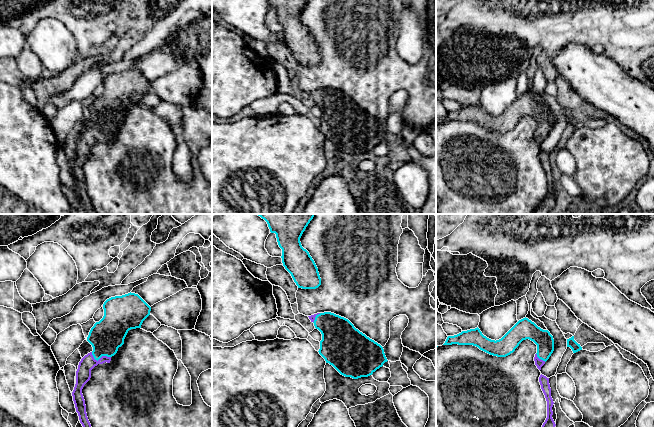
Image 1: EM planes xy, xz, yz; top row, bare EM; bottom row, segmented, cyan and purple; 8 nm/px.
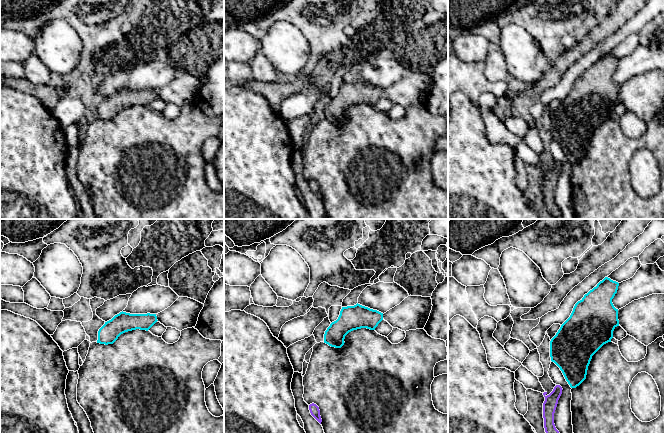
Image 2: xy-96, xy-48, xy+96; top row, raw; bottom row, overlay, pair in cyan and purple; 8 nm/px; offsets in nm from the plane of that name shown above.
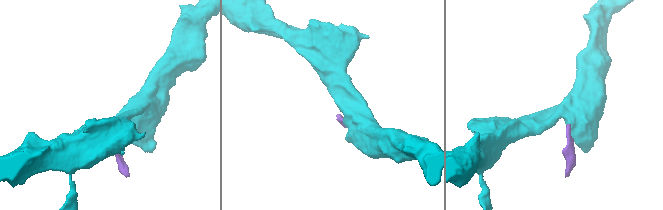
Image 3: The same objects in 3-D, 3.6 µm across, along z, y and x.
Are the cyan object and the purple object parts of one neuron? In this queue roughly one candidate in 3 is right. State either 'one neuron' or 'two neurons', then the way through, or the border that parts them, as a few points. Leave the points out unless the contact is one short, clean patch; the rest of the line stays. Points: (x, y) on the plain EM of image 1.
one neuron; runs through xy (106, 112), (105, 122), (99, 134), (94, 136), (83, 150)

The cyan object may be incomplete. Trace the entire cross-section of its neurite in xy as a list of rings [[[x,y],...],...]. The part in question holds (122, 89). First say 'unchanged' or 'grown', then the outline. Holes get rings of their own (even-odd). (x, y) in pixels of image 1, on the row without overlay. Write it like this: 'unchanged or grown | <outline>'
grown | [[[131,68],[107,75],[103,85],[103,94],[94,100],[87,113],[93,127],[79,138],[76,160],[72,168],[76,188],[88,214],[97,214],[88,196],[82,170],[84,161],[91,154],[91,146],[98,140],[110,139],[111,133],[124,120],[128,107],[141,104],[151,87],[151,83],[138,70]]]

